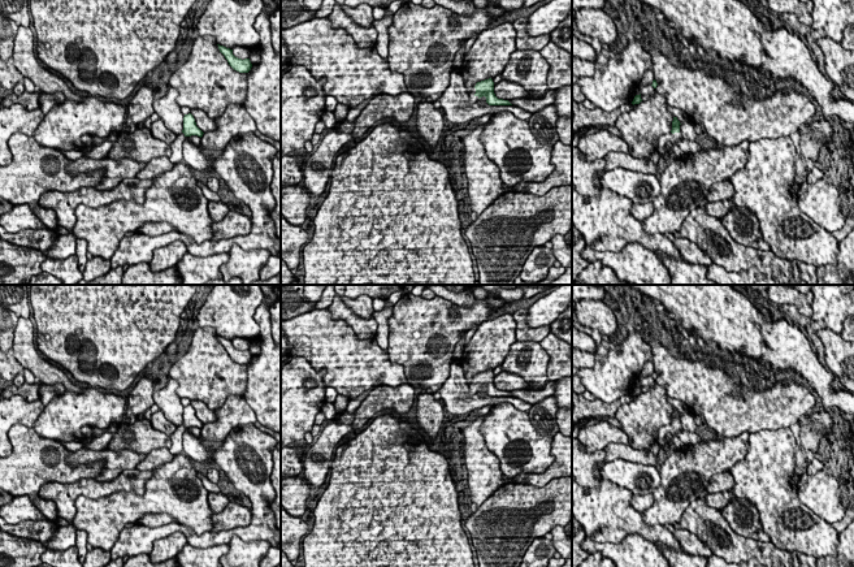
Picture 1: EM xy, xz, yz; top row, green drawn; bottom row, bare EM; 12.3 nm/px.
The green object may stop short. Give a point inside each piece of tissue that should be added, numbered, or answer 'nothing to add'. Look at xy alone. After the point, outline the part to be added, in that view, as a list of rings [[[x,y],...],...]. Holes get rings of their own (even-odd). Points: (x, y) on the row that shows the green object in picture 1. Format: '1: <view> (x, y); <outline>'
1: xy (177, 146); [[[181,133],[177,135],[175,140],[170,144],[172,155],[170,161],[173,164],[183,161],[183,142],[187,137]]]

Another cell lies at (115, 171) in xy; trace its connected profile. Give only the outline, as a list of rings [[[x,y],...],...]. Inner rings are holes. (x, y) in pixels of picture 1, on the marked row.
[[[79,157],[68,166],[68,173],[77,176],[78,173],[88,173],[91,170],[103,170],[101,181],[95,186],[99,190],[110,190],[126,178],[135,178],[146,166],[146,163],[138,163],[133,159],[92,159]]]

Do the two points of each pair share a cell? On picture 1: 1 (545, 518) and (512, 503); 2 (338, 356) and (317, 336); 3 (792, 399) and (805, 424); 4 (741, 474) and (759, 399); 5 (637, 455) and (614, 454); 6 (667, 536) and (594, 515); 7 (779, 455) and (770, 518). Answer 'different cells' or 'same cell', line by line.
1: same cell
2: same cell
3: different cells
4: different cells
5: same cell
6: same cell
7: same cell

